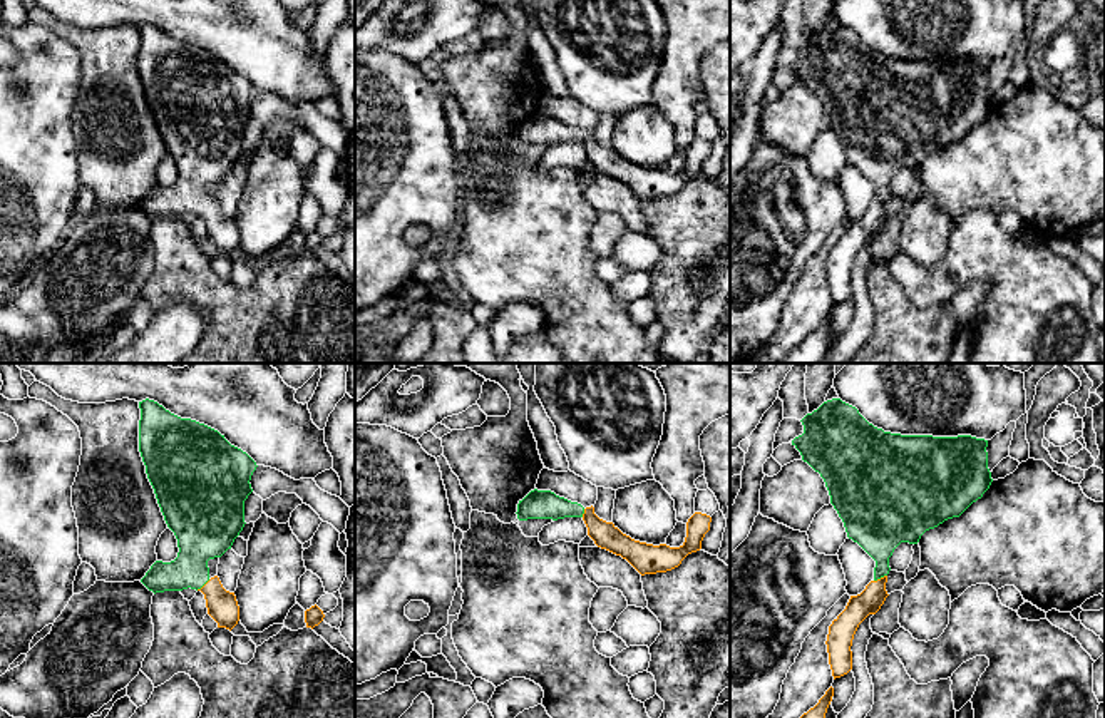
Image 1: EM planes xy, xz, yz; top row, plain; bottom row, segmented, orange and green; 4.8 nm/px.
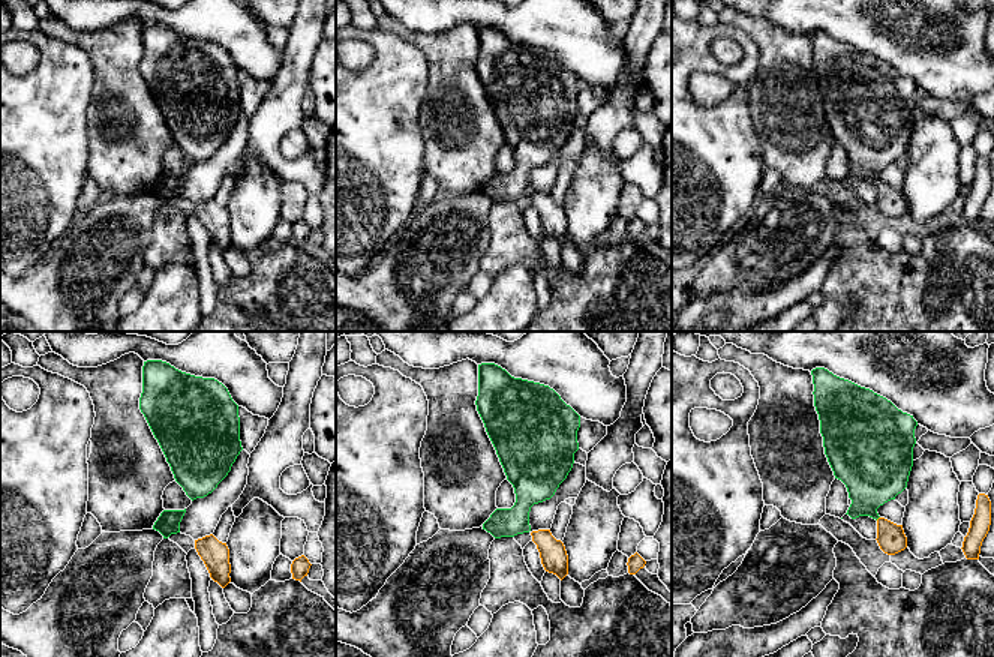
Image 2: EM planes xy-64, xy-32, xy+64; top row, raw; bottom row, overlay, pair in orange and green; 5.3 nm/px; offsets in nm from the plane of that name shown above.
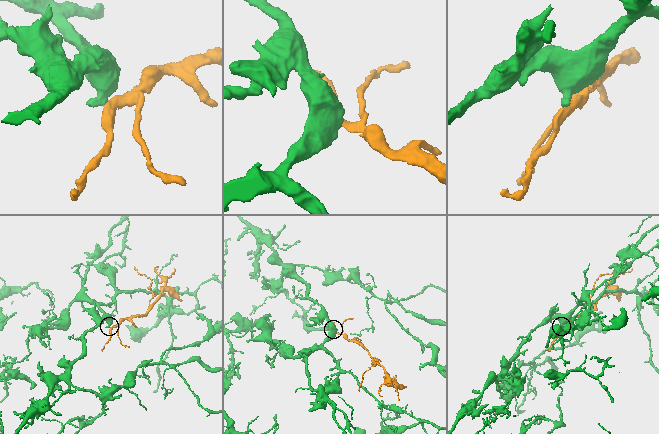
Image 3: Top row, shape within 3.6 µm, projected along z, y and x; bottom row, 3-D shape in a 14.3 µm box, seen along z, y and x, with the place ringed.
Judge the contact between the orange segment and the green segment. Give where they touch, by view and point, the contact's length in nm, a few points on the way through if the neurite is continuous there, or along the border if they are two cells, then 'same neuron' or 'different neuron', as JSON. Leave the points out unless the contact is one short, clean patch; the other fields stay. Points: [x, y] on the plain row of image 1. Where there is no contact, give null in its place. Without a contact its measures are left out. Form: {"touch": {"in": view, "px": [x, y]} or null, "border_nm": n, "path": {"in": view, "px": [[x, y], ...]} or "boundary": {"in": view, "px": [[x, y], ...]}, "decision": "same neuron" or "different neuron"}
{"touch": {"in": "xy", "px": [205, 210]}, "border_nm": 90, "path": {"in": "xy", "px": [[221, 230], [205, 210], [203, 158]]}, "decision": "same neuron"}

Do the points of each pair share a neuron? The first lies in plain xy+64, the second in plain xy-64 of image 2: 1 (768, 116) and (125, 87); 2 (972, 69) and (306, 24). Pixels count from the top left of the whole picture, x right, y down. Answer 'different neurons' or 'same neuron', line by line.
1: same neuron
2: different neurons

